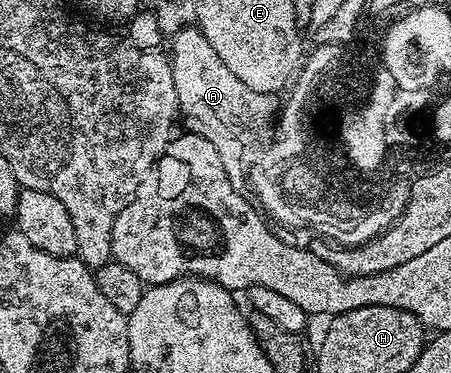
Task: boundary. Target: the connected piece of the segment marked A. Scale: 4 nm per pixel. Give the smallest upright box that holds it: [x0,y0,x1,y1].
[172,26,278,192]

